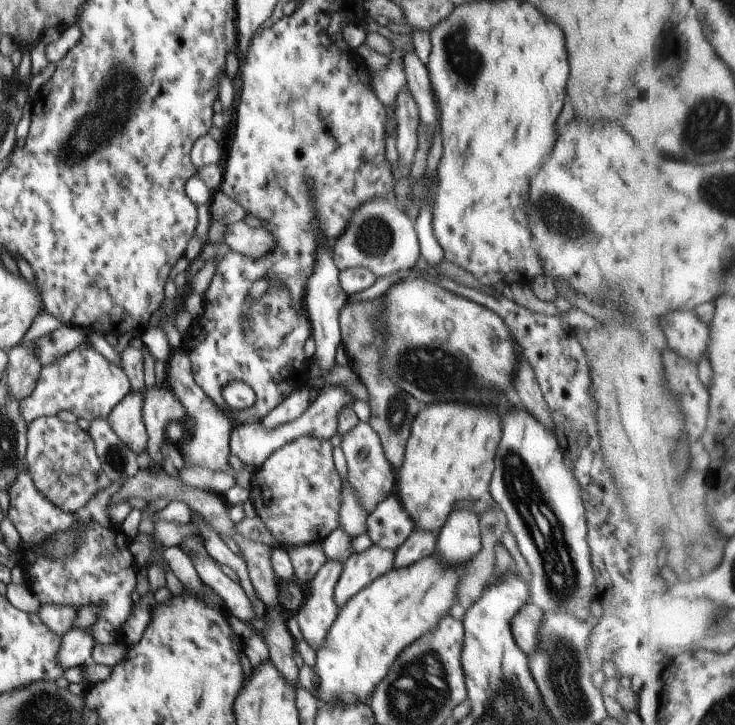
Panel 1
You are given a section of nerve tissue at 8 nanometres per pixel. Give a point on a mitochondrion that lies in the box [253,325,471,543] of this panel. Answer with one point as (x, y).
(397, 408)

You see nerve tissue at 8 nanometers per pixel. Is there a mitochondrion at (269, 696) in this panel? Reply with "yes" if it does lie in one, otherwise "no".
no

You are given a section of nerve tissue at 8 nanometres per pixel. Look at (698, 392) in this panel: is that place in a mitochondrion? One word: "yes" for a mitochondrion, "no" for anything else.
no

